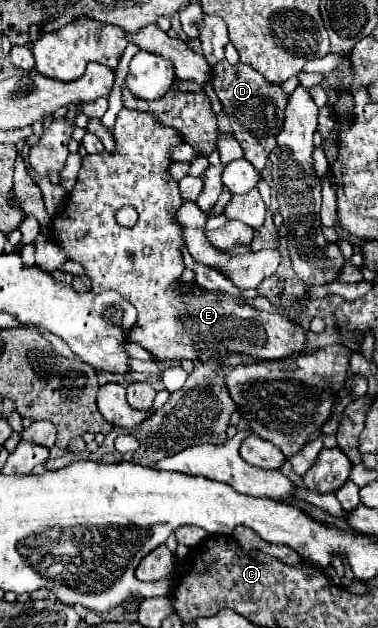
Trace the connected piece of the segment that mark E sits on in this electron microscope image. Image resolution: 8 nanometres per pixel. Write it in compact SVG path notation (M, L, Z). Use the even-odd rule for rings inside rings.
M121 109L113 127L115 151L103 151L97 155L85 155L81 163L81 171L73 191L67 197L65 211L52 220L51 237L55 239L61 253L65 253L71 261L83 265L85 275L91 279L91 293L117 291L127 297L127 301L137 309L137 323L129 329L127 339L139 343L145 351L149 351L157 361L213 361L223 359L233 353L249 355L257 361L275 361L289 355L295 355L303 349L305 331L295 321L263 313L253 309L249 303L233 297L225 291L207 291L197 283L183 283L179 277L185 271L183 263L183 225L177 223L175 213L183 205L179 185L169 173L171 151L179 145L181 133L177 129L165 127L155 113L137 111L137 109ZM133 205L139 211L139 221L135 227L125 229L115 223L115 211L119 207Z

